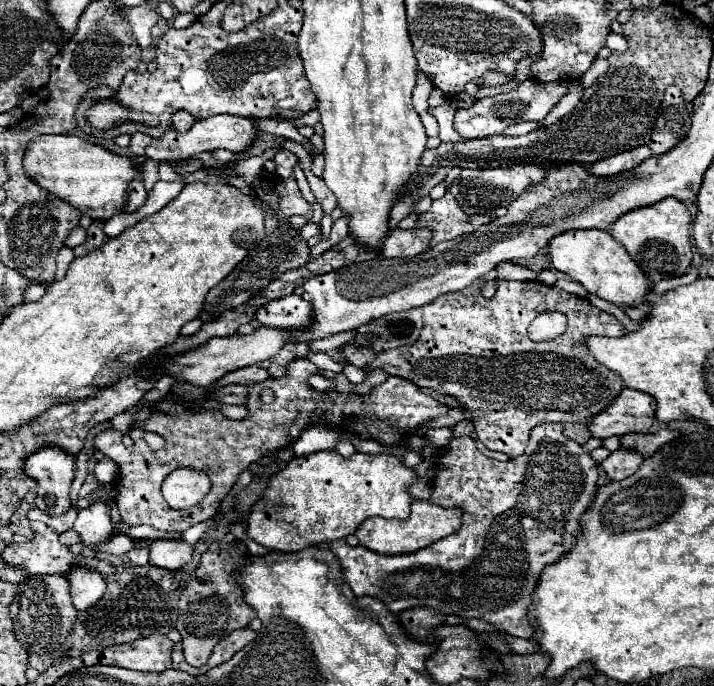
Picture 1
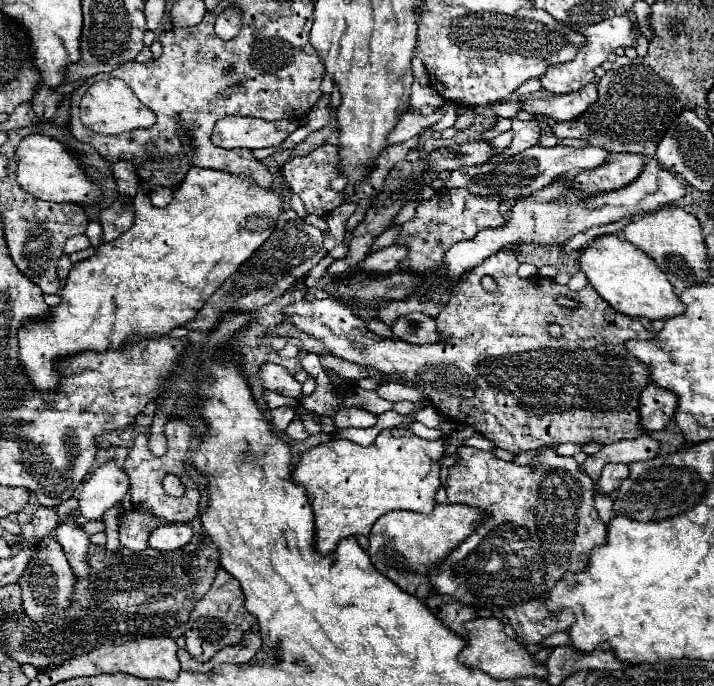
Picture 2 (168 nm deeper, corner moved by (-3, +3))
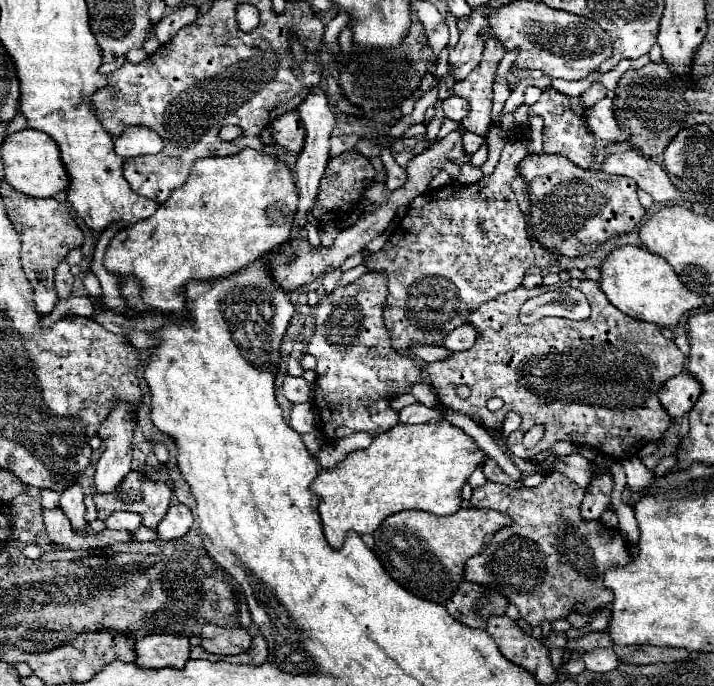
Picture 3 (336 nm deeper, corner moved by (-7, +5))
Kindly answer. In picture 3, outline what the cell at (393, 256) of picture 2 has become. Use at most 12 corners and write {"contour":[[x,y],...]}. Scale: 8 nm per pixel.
{"contour":[[386,276],[326,294],[316,358],[320,432],[380,436],[424,382],[390,346]]}

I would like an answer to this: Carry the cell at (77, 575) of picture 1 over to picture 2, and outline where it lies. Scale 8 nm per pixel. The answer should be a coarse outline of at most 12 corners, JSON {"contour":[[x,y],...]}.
{"contour":[[70,518],[56,530],[76,578],[90,574],[90,540]]}

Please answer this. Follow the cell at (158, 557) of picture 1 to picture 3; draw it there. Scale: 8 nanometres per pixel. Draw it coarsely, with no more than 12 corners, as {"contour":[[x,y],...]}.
{"contour":[[172,504],[158,524],[160,540],[174,540],[192,528],[186,504]]}

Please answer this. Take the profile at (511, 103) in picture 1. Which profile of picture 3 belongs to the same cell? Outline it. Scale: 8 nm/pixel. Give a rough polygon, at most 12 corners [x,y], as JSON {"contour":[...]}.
{"contour":[[610,98],[584,112],[592,134],[608,144],[630,132],[616,122]]}

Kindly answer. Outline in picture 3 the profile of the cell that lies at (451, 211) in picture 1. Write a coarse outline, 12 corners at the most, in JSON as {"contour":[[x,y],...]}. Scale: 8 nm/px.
{"contour":[[508,142],[366,260],[396,352],[442,346],[532,266]]}

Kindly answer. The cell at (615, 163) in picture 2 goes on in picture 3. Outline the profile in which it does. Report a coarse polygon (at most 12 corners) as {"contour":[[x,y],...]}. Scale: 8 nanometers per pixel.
{"contour":[[528,154],[528,238],[586,256],[646,216],[632,178]]}

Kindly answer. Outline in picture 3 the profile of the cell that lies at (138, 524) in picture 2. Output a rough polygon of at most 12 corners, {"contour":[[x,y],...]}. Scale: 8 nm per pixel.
{"contour":[[130,470],[120,492],[94,492],[100,520],[132,510],[156,528],[170,508],[172,490]]}

